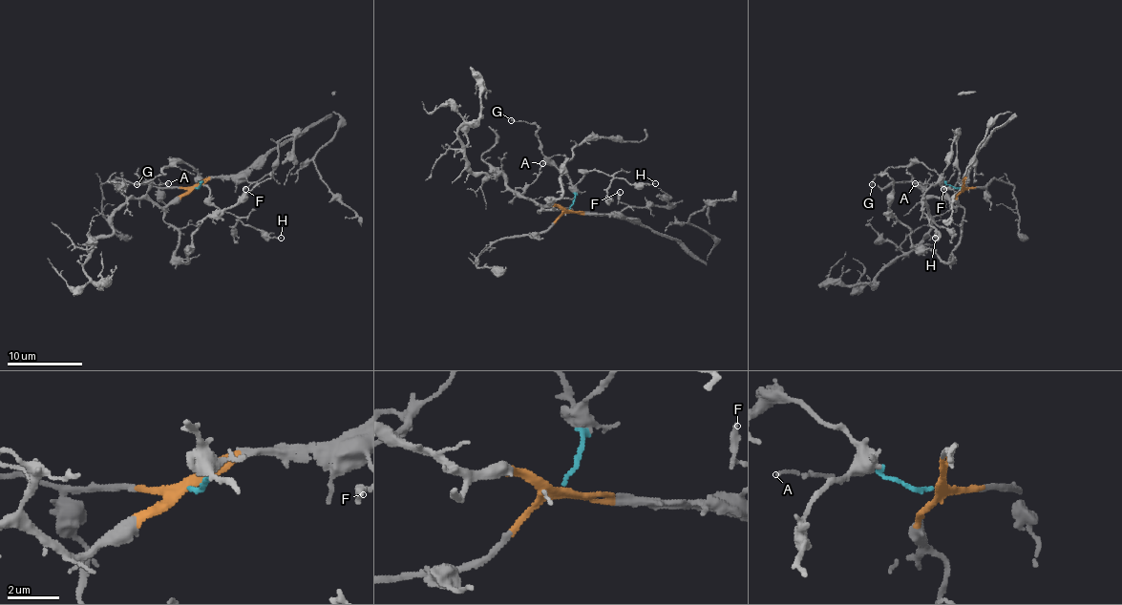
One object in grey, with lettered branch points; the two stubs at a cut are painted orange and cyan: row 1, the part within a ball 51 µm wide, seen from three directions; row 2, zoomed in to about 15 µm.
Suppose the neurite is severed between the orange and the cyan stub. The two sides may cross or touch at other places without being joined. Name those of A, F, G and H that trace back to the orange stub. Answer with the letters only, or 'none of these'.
A, F

